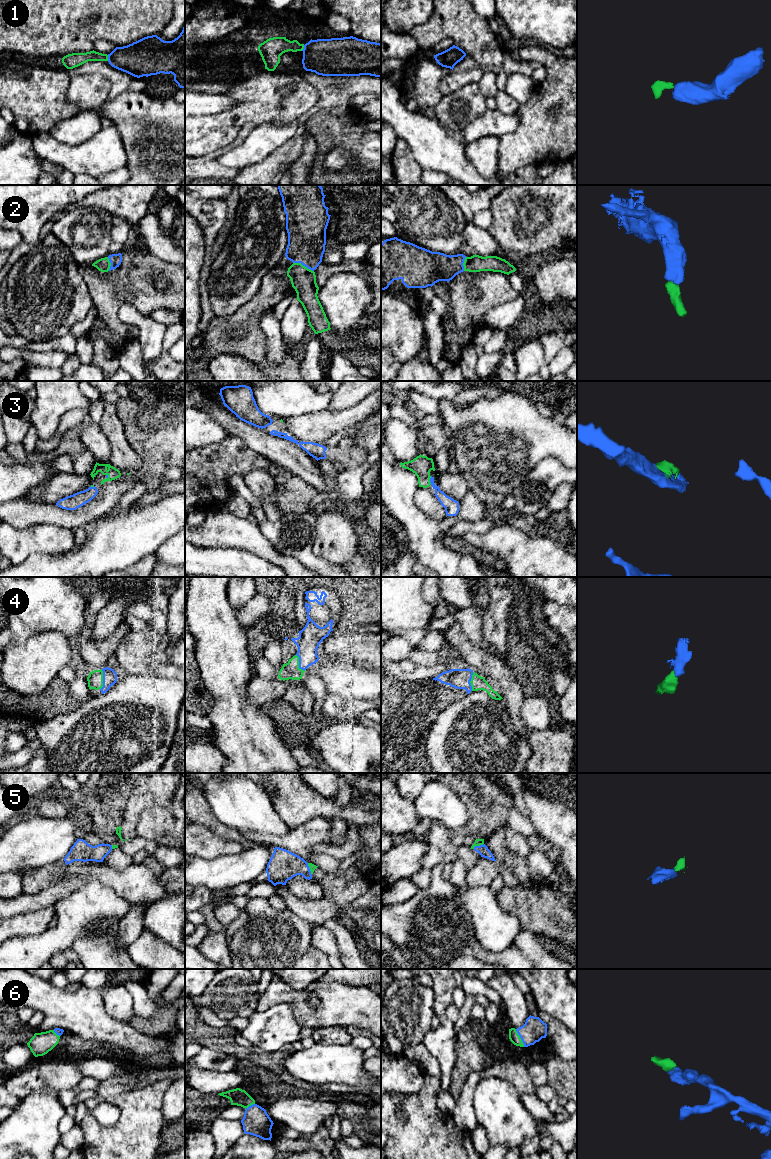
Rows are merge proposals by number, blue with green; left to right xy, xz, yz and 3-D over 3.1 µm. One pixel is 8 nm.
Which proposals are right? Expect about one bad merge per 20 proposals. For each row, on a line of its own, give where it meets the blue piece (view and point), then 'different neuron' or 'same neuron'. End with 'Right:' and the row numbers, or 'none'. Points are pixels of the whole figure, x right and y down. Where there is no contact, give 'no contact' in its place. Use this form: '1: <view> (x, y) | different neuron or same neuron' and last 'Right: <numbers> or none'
1: xy (108, 58) | same neuron
2: xz (303, 265) | same neuron
3: yz (430, 480) | same neuron
4: xy (103, 679) | same neuron
5: yz (478, 846) | same neuron
6: yz (520, 1037) | same neuron
Right: 1, 2, 3, 4, 5, 6

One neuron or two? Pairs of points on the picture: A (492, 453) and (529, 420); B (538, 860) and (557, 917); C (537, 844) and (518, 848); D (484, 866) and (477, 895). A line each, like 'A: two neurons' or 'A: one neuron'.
A: one neuron
B: two neurons
C: two neurons
D: two neurons

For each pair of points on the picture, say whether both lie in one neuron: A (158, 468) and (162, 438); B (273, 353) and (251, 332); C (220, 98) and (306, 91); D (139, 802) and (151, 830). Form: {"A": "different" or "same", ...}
{"A": "same", "B": "different", "C": "different", "D": "different"}

